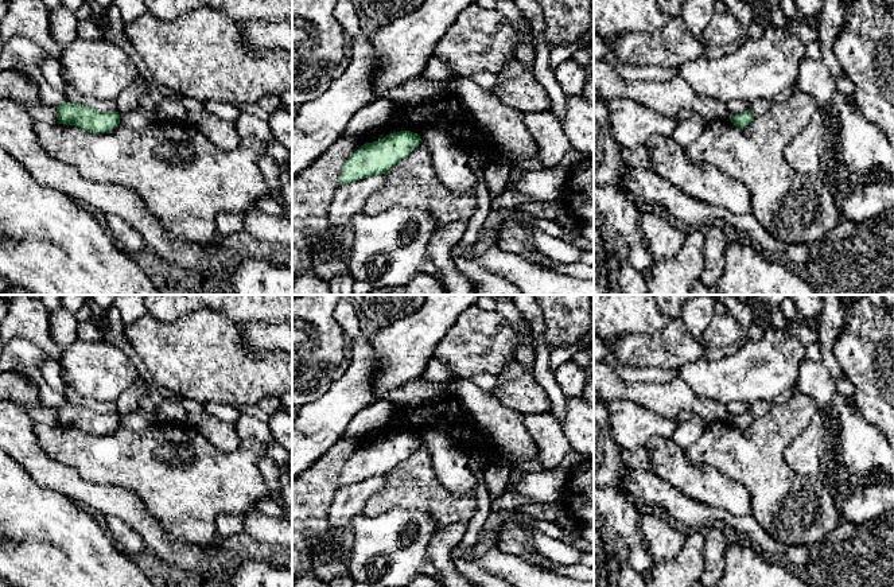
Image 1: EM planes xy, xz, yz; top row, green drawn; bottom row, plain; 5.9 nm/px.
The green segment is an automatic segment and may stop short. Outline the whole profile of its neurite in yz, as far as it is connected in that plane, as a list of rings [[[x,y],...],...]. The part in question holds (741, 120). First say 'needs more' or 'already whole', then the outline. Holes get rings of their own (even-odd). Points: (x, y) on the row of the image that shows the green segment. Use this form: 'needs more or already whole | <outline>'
already whole | [[[745,110],[742,113],[731,116],[730,120],[735,127],[746,128],[754,120],[754,116],[749,110]]]

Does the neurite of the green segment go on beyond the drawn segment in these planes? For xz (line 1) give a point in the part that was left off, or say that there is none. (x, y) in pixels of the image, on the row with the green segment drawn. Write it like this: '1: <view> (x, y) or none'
1: none

